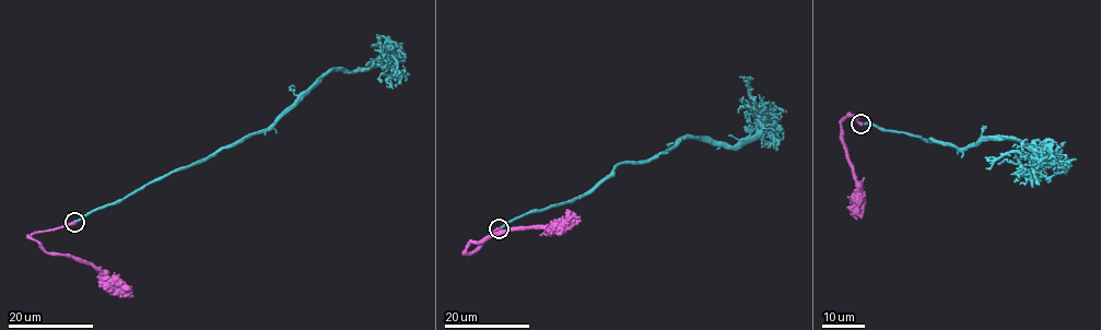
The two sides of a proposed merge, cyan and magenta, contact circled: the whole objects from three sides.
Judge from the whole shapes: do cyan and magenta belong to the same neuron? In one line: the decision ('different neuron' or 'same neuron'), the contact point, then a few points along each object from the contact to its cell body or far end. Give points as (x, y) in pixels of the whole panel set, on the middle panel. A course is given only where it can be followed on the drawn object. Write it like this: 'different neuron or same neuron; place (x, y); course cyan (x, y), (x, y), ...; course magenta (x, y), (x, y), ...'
same neuron; place (499, 228); course cyan (499, 228), (590, 193), (618, 165), (656, 157), (683, 138), (730, 145), (754, 140), (761, 126), (749, 77); course magenta (499, 228), (471, 252), (466, 251), (466, 245), (520, 228), (559, 228), (580, 216)

